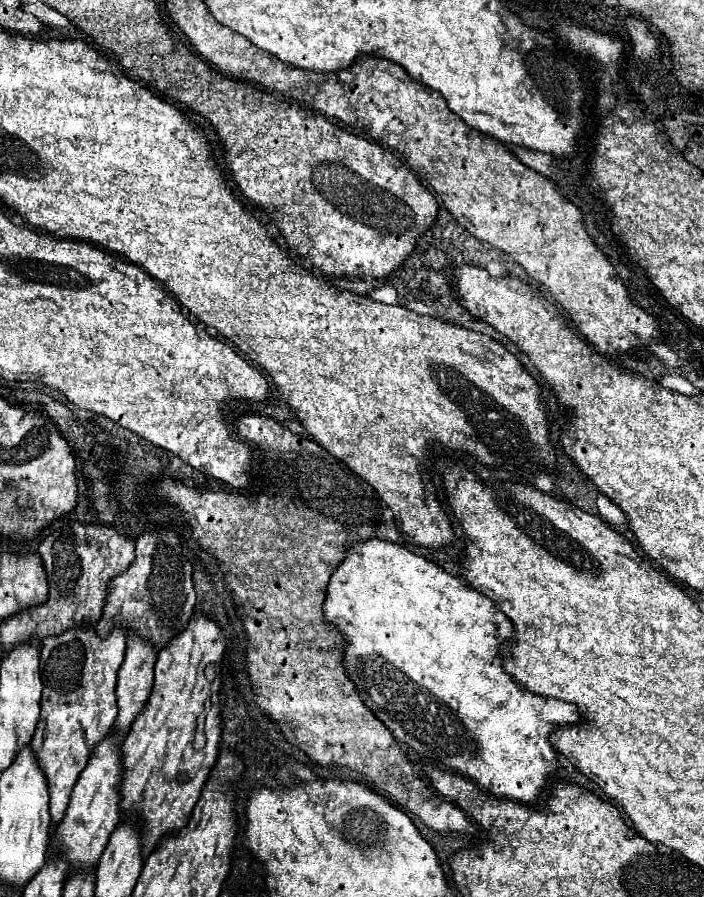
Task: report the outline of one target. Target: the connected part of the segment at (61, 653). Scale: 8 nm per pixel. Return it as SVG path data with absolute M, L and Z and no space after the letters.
M72 627L62 635L46 637L42 645L40 675L44 691L32 749L38 753L38 763L50 785L52 823L60 823L94 743L102 741L116 721L116 673L124 661L126 633L122 627L114 627L102 639L94 627Z

